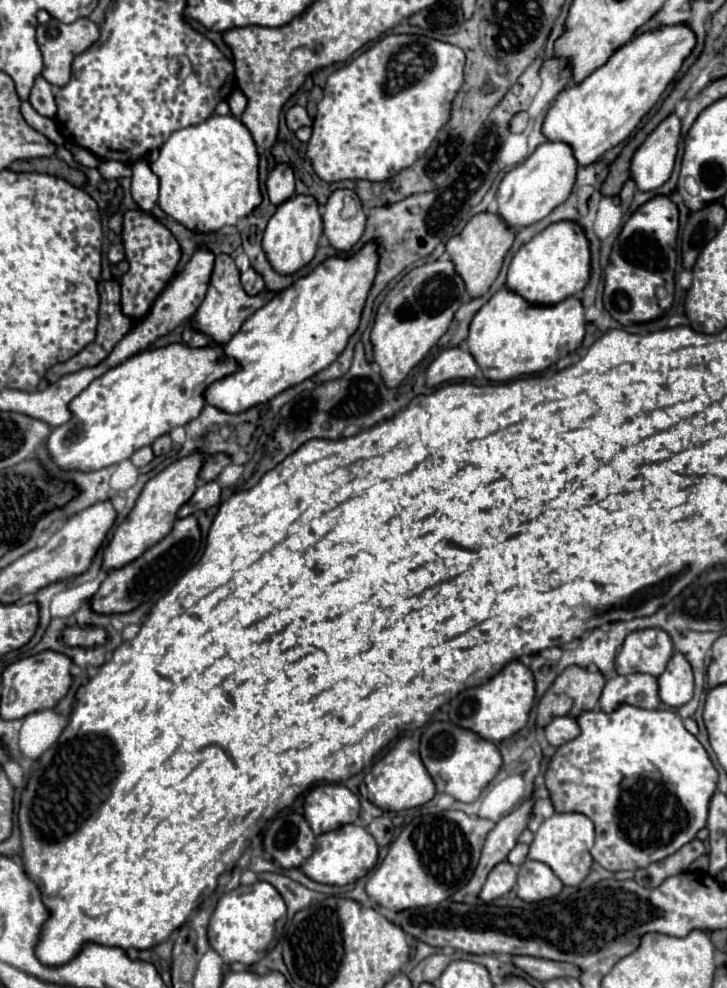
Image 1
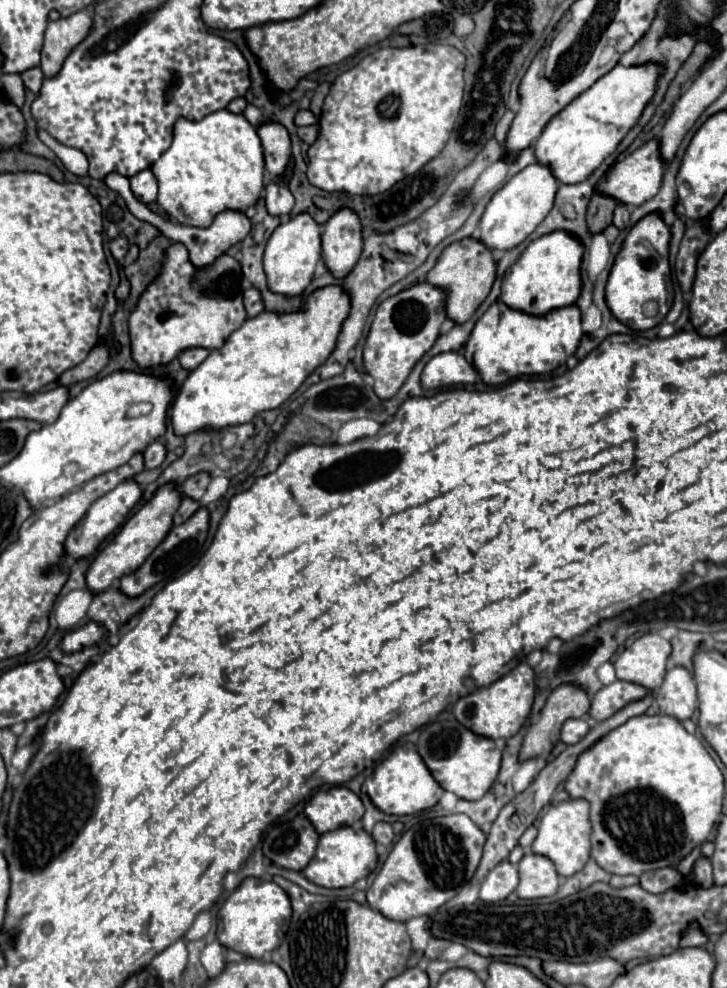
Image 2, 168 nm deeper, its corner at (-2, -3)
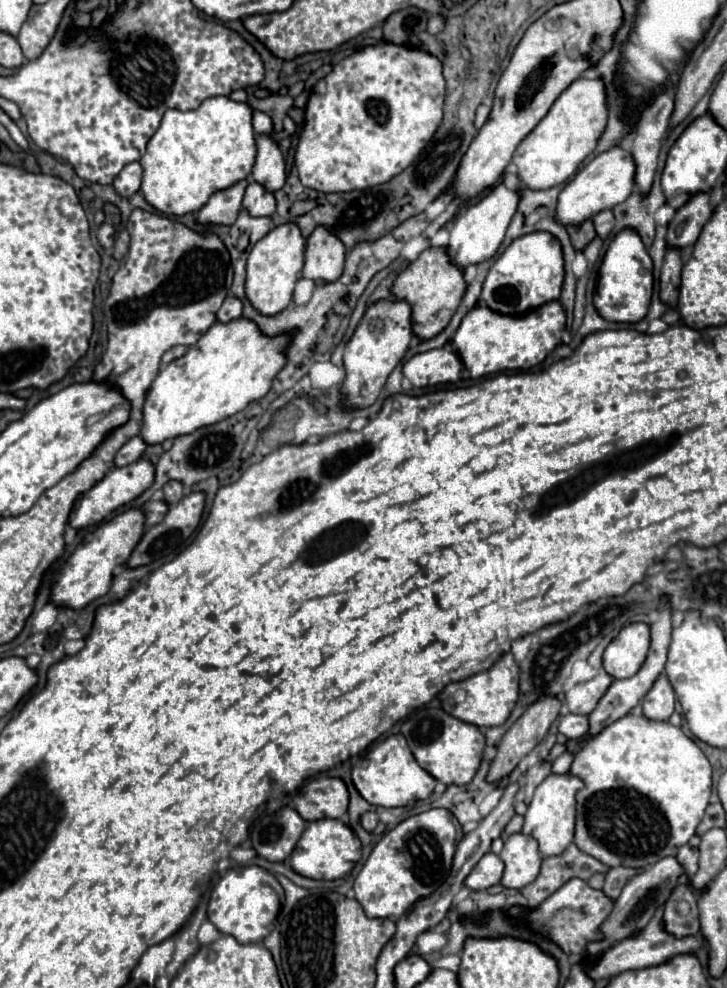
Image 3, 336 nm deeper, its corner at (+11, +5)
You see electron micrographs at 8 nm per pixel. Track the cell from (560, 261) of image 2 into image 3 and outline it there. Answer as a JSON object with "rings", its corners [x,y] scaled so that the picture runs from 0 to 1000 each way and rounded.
{"rings":[[[730,235],[706,243],[681,263],[664,285],[662,302],[681,316],[717,320],[730,312],[766,304],[772,298],[774,279],[772,245],[763,239],[755,239],[755,235]]]}

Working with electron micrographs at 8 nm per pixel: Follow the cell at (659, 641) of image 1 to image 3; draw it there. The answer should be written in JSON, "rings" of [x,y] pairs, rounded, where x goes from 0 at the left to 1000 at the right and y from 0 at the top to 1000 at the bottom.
{"rings":[[[865,632],[840,648],[829,662],[829,676],[843,686],[868,686],[890,666],[895,652],[890,632]]]}

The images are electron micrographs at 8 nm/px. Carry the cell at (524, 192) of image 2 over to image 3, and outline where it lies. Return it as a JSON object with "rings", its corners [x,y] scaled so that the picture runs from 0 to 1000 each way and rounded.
{"rings":[[[686,184],[673,196],[667,196],[656,206],[640,211],[626,223],[623,227],[618,227],[618,249],[615,249],[615,257],[620,259],[620,265],[629,267],[631,271],[640,271],[645,267],[656,267],[664,263],[673,263],[681,259],[681,255],[686,253],[695,235],[703,227],[706,215],[711,215],[711,206],[717,202],[717,192],[700,192],[692,184]]]}

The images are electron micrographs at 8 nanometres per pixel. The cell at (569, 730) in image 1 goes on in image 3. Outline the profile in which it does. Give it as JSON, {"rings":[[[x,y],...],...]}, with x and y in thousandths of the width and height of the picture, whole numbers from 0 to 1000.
{"rings":[[[777,723],[769,729],[769,741],[777,743],[780,747],[796,747],[807,741],[810,733],[807,733],[807,725],[796,725],[796,723]]]}

